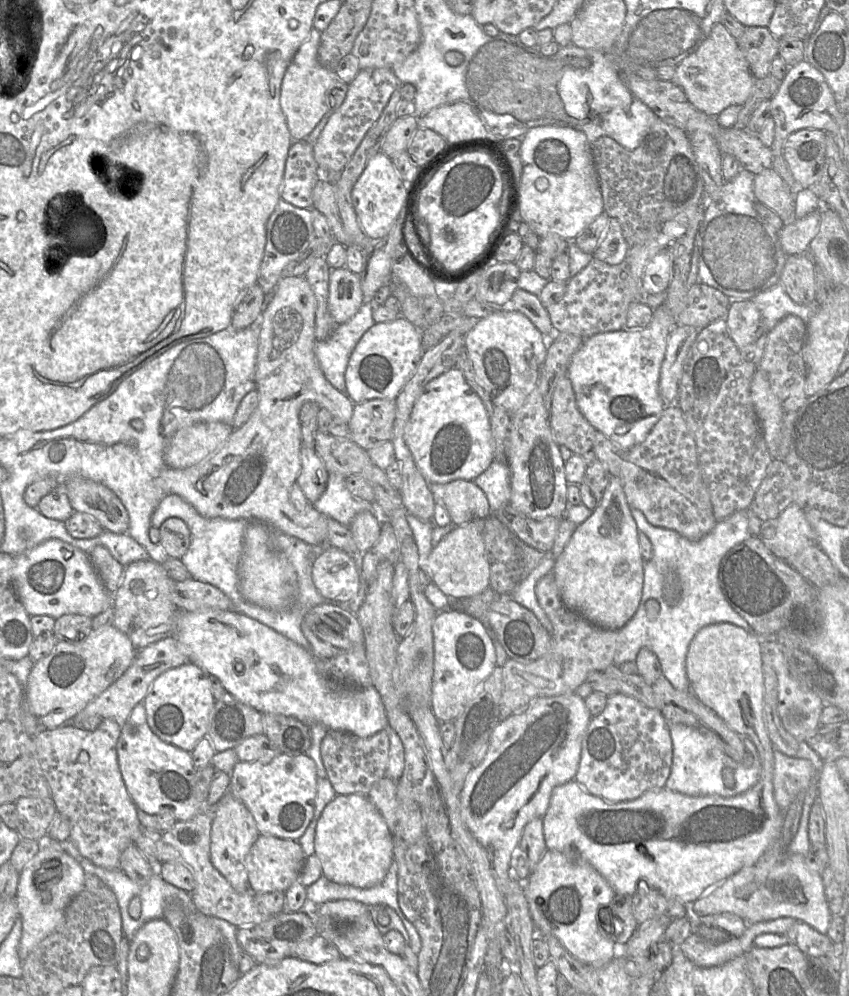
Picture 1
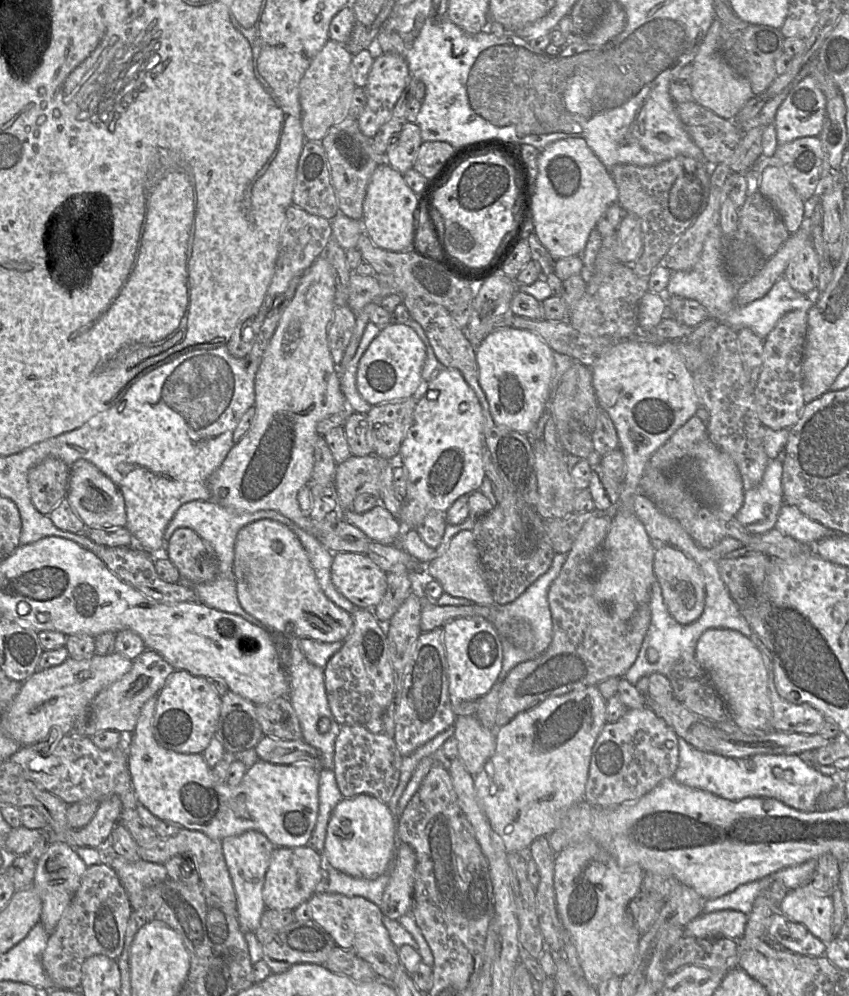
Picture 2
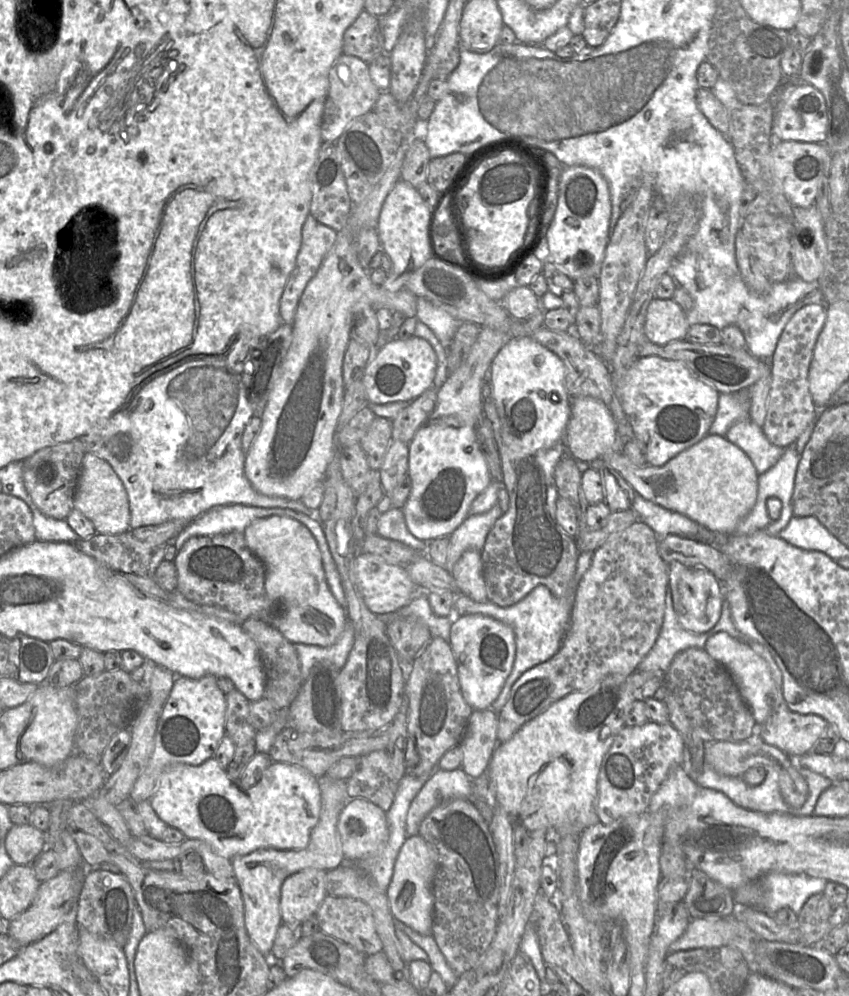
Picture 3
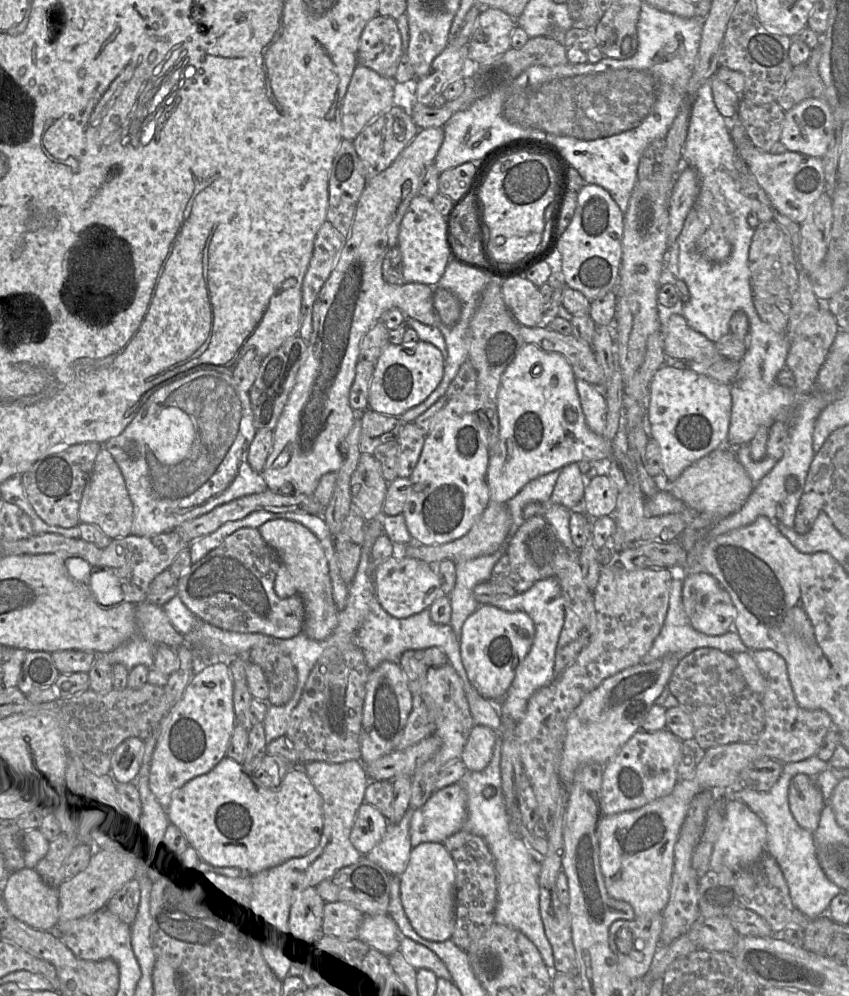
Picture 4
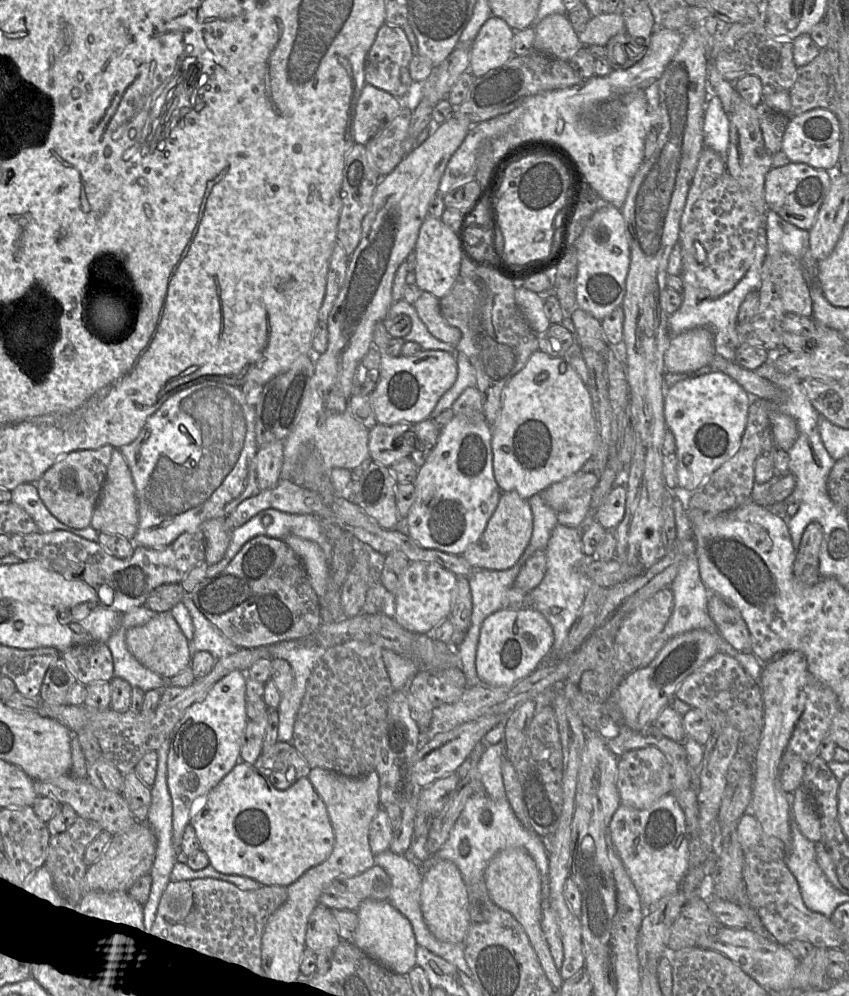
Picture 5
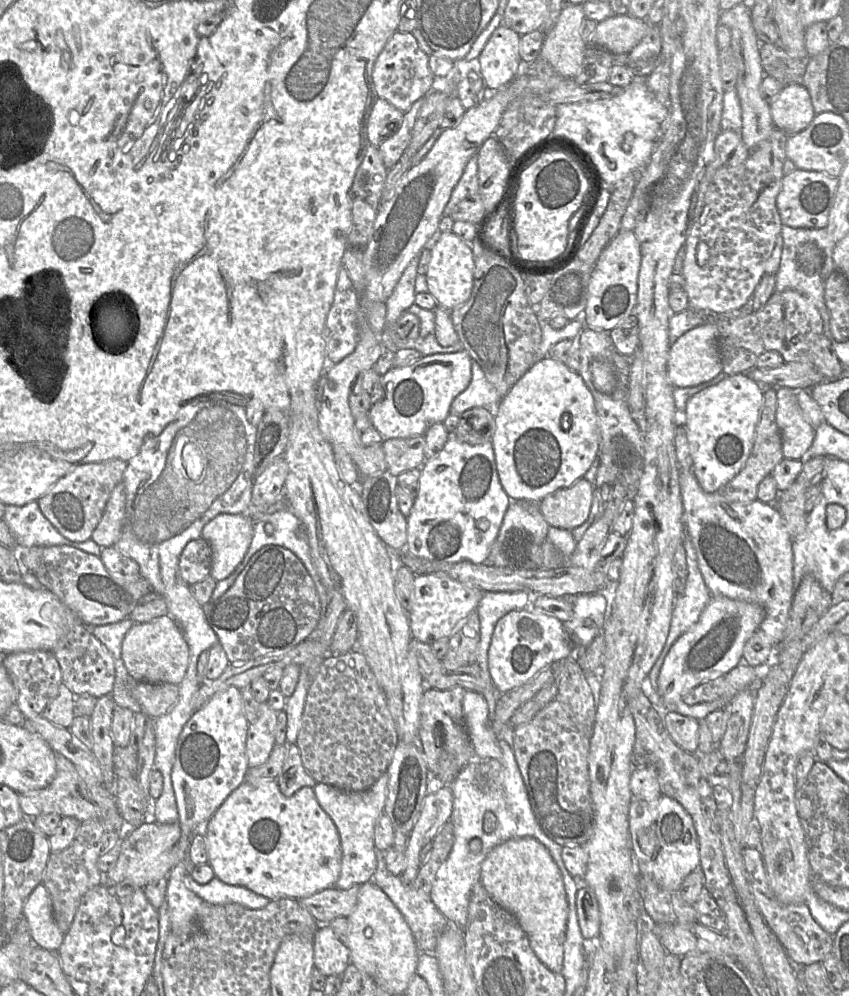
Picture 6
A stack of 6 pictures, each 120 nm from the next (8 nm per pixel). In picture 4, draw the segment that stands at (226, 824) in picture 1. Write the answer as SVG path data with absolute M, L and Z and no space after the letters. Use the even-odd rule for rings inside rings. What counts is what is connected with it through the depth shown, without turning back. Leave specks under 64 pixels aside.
M353 760L342 763L306 762L304 770L322 798L324 822L319 844L305 856L289 859L278 866L248 876L255 890L254 947L266 968L279 977L287 972L288 944L293 935L292 905L296 897L305 889L317 887L340 869L355 864L363 857L351 843L350 832L357 810L365 802L365 790L371 781L364 765L361 761Z

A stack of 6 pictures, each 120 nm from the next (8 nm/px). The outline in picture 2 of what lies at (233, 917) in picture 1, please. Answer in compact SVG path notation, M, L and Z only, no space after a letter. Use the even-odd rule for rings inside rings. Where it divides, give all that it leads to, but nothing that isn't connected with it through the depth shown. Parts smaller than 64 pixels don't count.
M180 828L174 836L166 838L157 837L148 844L139 846L138 853L144 861L163 865L173 856L190 857L199 872L200 883L223 903L237 908L237 897L223 855L221 840L210 838L200 831Z

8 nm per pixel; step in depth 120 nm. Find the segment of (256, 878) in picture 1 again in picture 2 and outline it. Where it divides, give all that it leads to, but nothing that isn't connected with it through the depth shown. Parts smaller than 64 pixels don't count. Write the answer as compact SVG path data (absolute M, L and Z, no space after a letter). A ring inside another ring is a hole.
M310 845L275 847L265 875L263 901L267 908L293 911L300 904L308 902L316 893L316 887L322 877L322 856Z

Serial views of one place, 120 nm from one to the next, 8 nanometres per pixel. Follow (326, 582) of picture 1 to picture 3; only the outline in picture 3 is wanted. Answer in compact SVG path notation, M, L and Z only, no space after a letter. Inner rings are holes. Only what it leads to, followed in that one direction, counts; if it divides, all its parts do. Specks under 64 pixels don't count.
M359 553L354 557L353 570L355 583L365 605L376 615L395 613L407 606L418 588L403 567L389 564L379 555Z

